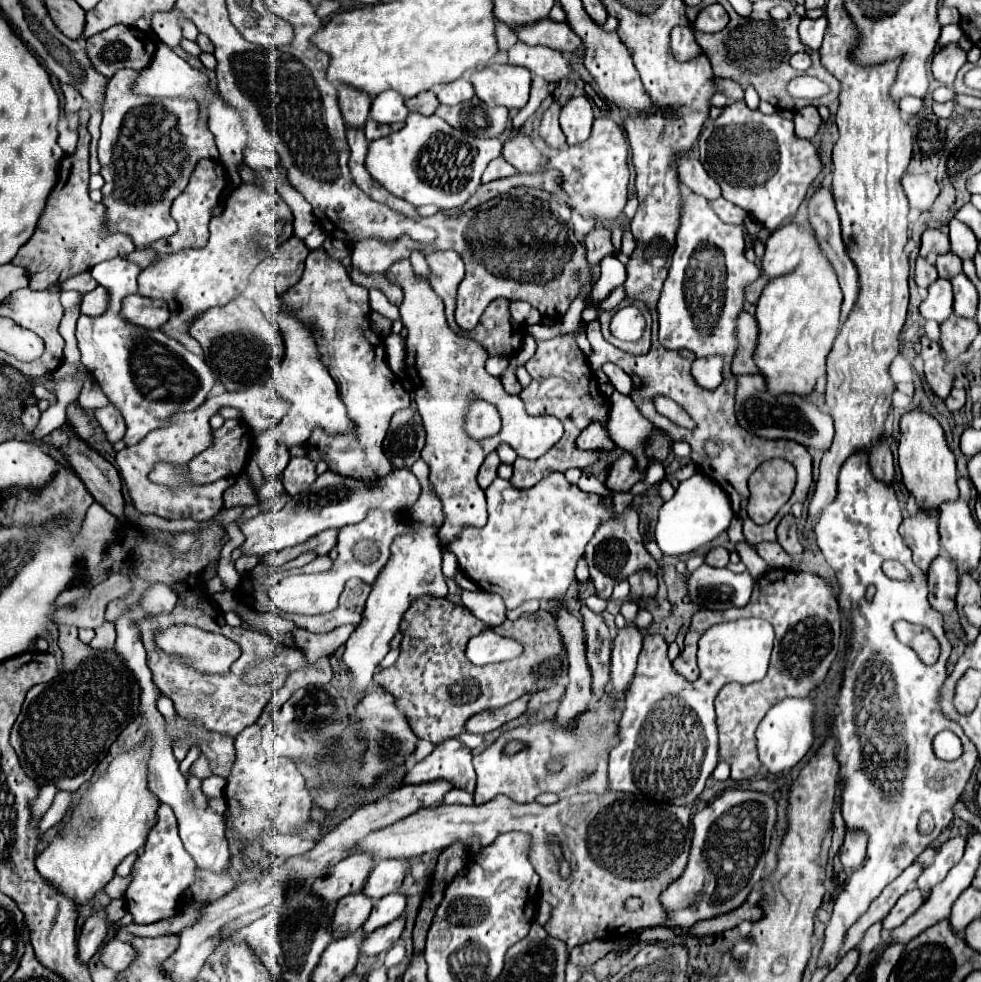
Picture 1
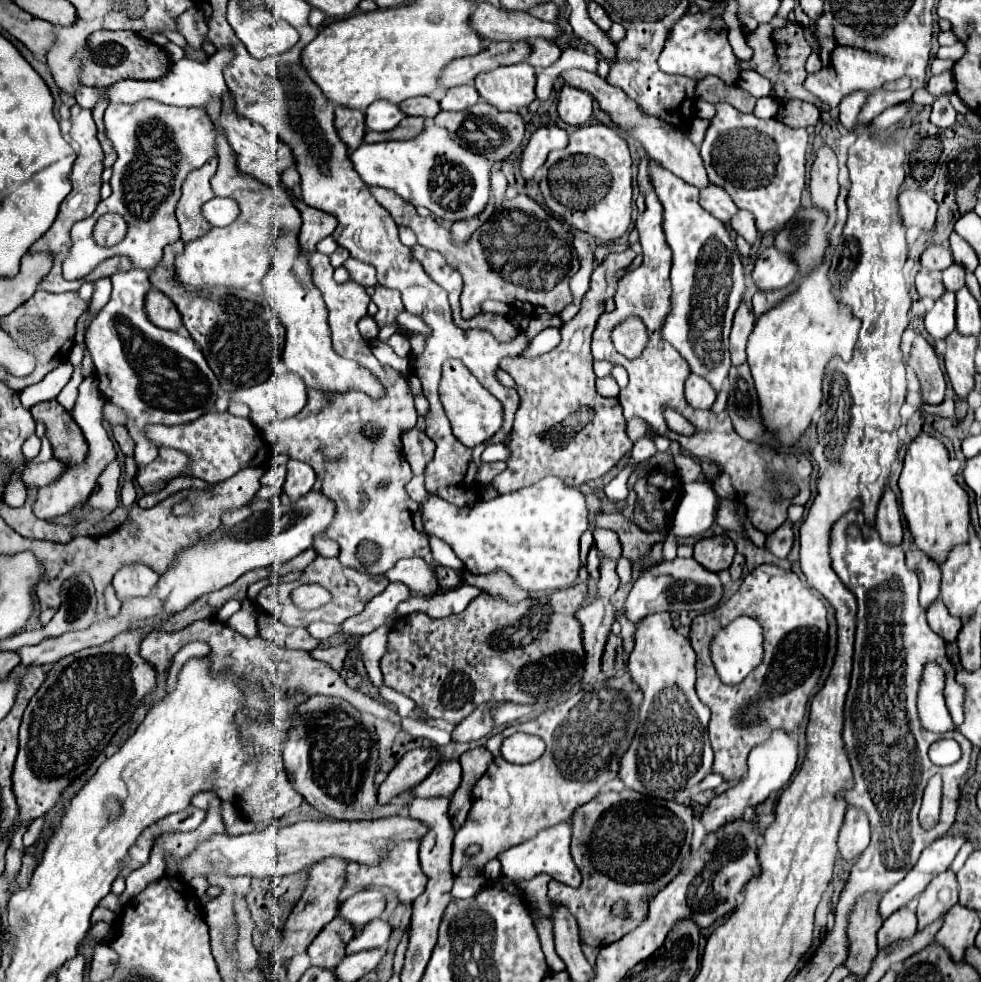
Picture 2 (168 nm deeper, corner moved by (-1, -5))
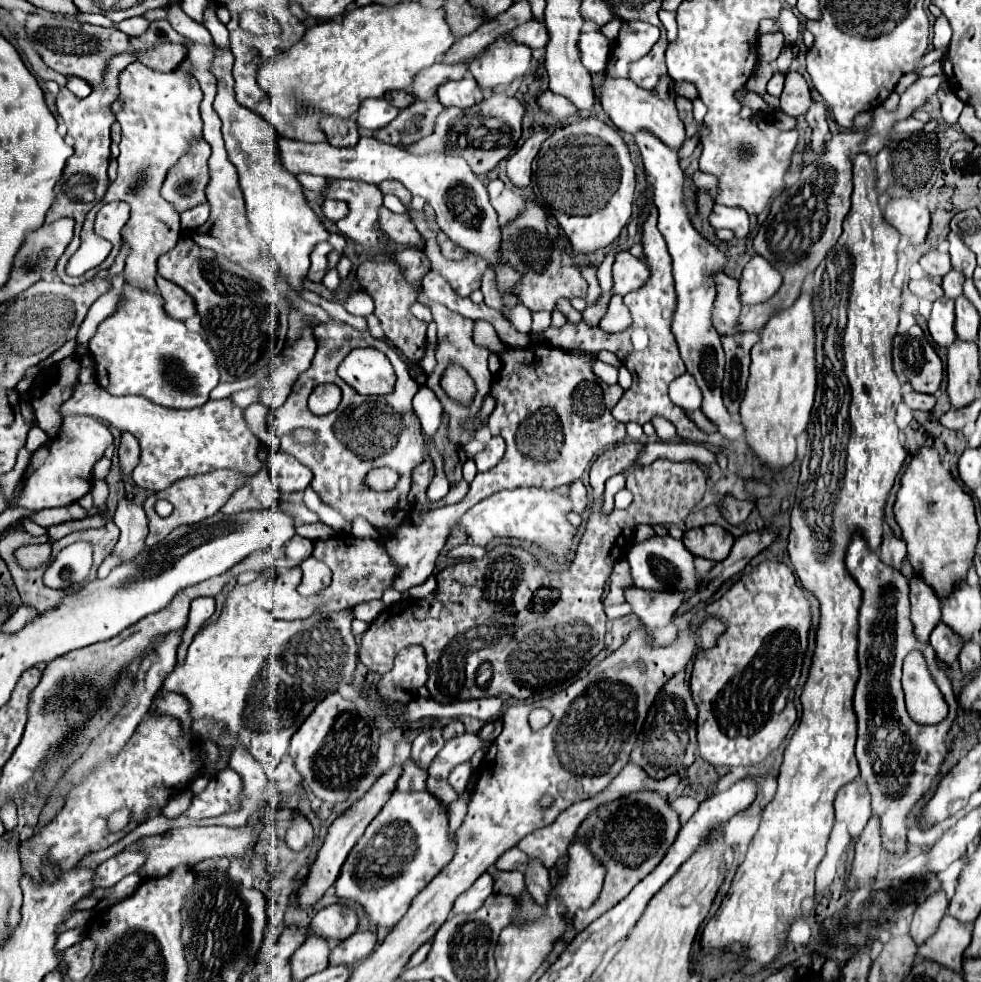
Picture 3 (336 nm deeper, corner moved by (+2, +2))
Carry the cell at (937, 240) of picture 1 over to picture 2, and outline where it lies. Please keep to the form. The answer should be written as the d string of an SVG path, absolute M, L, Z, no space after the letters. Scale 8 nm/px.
M930 246L922 258L920 258L920 264L926 268L926 270L946 270L950 264L954 264L952 260L952 254L950 250L942 248L942 246Z

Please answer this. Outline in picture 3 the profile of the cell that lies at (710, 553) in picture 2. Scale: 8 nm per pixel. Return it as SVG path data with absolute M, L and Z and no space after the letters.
M705 525L689 529L681 541L693 555L719 563L729 555L735 537L721 525Z

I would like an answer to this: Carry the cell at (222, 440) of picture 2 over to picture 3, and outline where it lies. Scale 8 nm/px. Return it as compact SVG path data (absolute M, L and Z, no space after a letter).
M97 383L75 385L73 395L61 407L61 413L79 413L91 415L101 421L109 421L109 425L119 431L129 431L137 437L141 445L141 461L133 469L133 481L151 491L163 491L177 479L209 473L215 469L239 469L249 477L255 475L263 463L257 457L259 439L249 429L243 409L237 407L231 399L207 401L203 407L175 411L147 401L145 397L115 397L103 391Z

